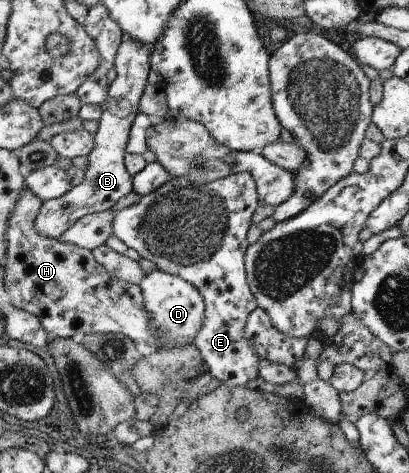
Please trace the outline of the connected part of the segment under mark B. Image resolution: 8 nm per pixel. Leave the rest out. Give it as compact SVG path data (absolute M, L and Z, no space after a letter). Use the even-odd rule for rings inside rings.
M126 38L117 58L117 78L112 85L109 99L102 104L103 119L97 132L96 150L89 156L91 166L87 170L87 181L76 186L64 197L49 200L37 218L36 227L40 234L50 239L62 239L79 220L90 214L113 210L128 193L134 189L134 177L126 167L126 147L129 133L139 111L139 102L148 84L151 70L151 49L142 42Z

